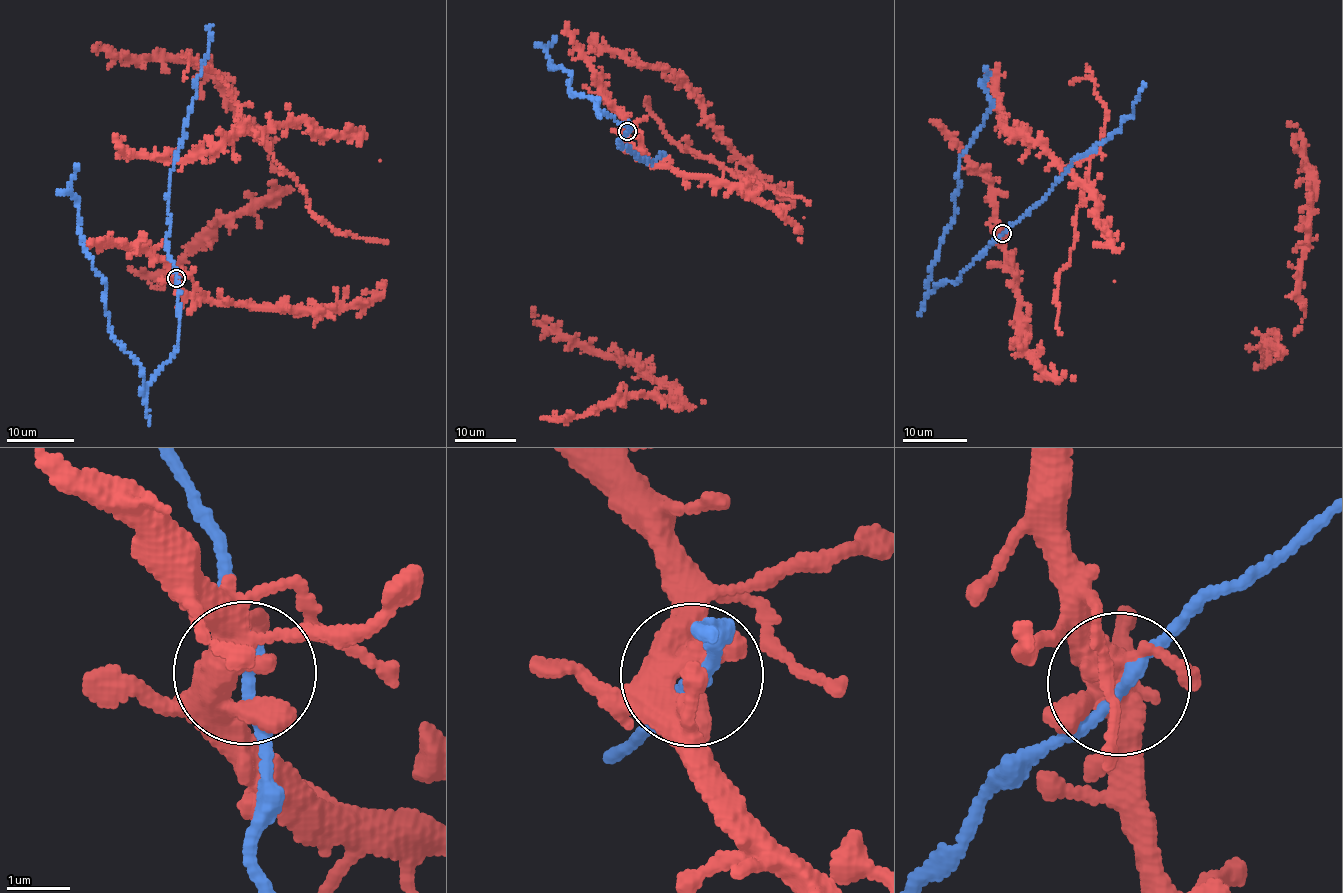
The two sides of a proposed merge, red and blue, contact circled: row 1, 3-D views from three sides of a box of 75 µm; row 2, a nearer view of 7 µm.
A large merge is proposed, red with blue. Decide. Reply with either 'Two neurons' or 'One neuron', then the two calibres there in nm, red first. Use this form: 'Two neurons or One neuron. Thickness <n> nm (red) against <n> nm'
One neuron. Thickness 440 nm (red) against 170 nm

